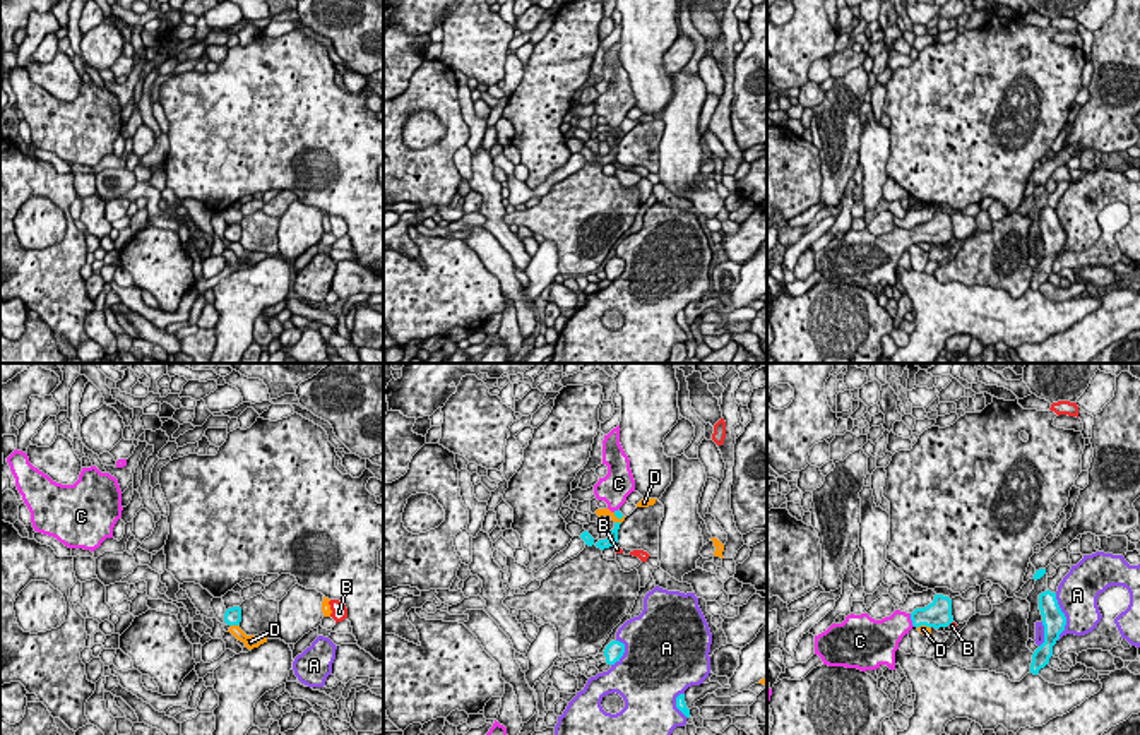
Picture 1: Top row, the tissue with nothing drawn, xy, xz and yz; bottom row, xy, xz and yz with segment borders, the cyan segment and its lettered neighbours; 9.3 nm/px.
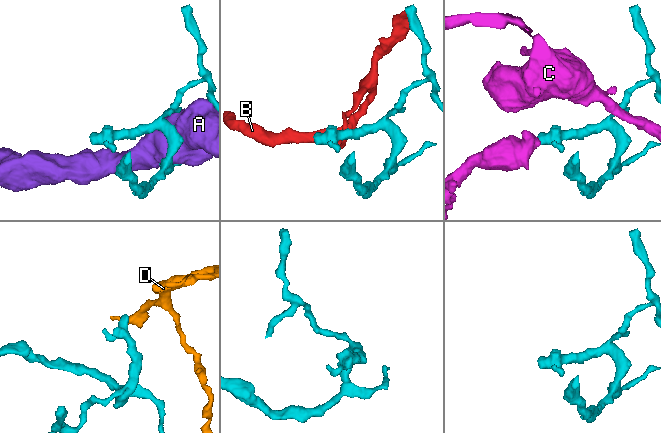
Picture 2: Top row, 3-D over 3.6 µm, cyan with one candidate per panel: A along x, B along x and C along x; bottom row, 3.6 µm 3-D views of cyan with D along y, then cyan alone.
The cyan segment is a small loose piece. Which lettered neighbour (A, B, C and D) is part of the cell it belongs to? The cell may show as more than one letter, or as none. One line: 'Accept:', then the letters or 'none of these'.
Accept: C

